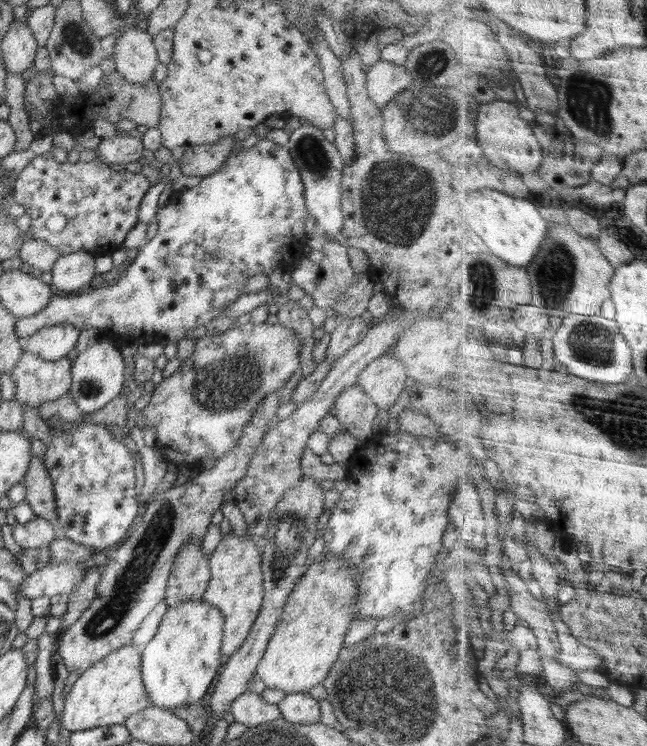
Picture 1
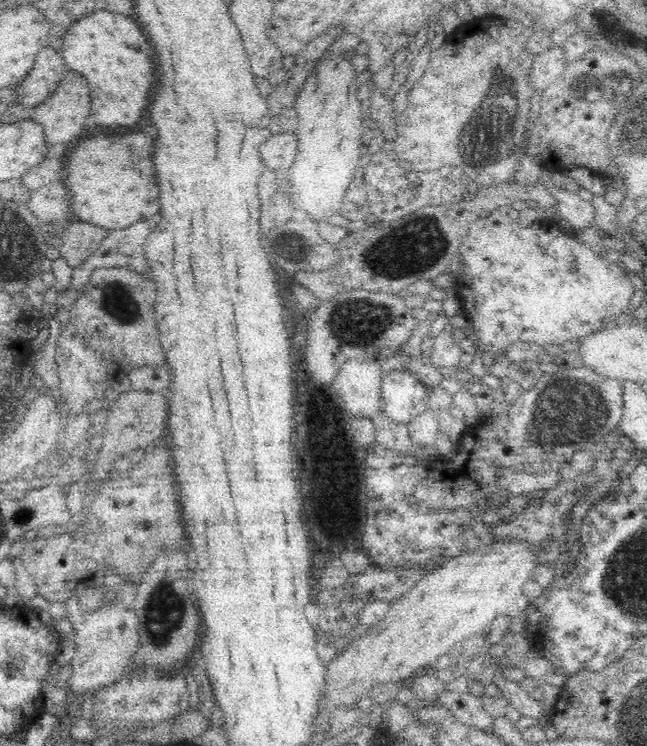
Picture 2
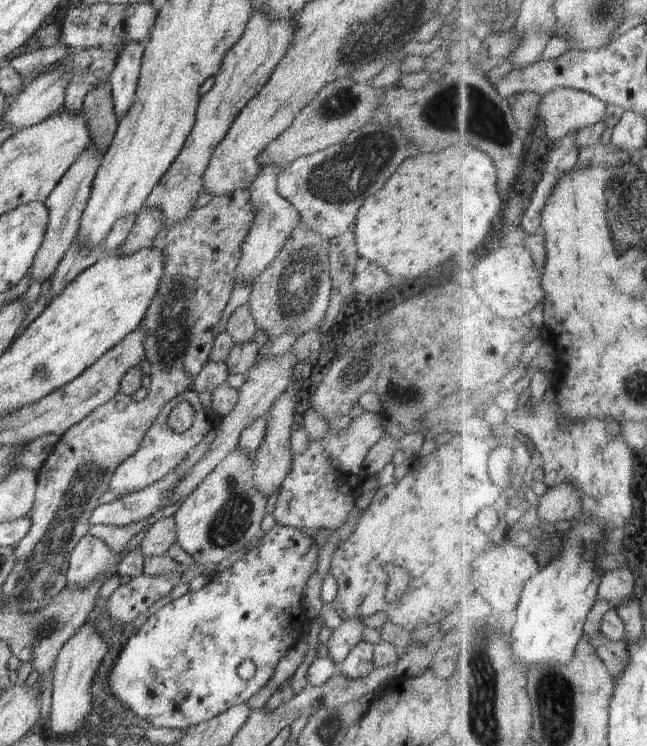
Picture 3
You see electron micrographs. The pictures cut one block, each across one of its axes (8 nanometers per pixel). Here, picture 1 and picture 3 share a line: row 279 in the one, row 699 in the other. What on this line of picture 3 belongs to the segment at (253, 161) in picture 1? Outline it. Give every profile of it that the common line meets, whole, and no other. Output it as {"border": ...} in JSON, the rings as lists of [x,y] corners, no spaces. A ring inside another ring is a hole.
{"border":[[[276,523],[230,568],[213,574],[201,589],[168,602],[132,632],[114,660],[108,678],[111,694],[152,727],[169,730],[196,726],[234,705],[246,703],[270,682],[278,662],[304,633],[308,618],[302,591],[310,576],[317,572],[318,550],[316,540],[301,529]],[[245,660],[251,660],[256,667],[254,676],[248,680],[238,674],[238,666]]]}

